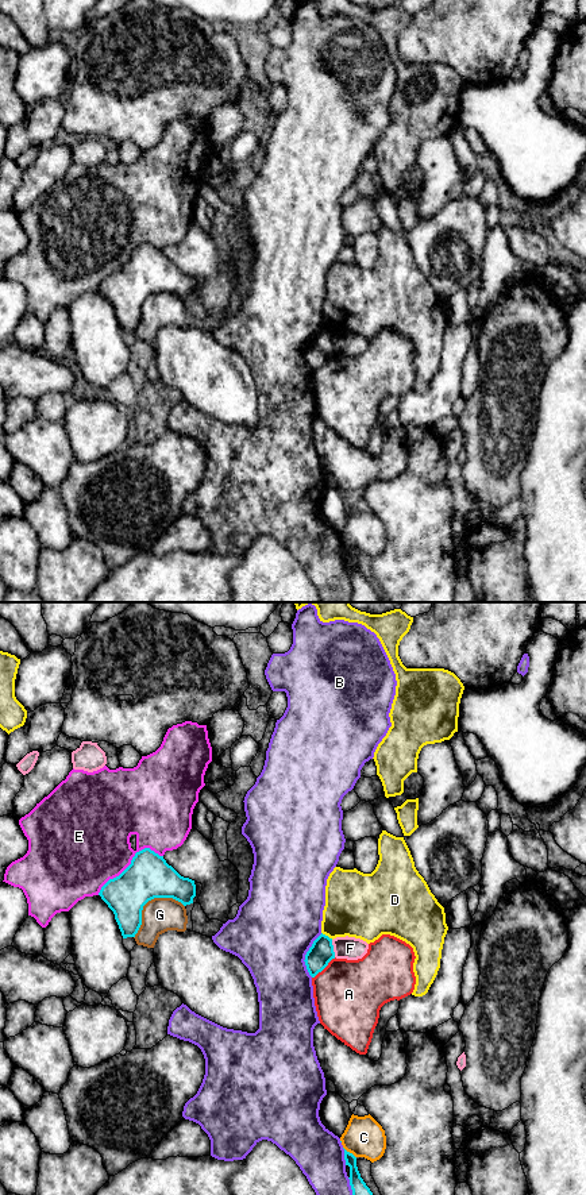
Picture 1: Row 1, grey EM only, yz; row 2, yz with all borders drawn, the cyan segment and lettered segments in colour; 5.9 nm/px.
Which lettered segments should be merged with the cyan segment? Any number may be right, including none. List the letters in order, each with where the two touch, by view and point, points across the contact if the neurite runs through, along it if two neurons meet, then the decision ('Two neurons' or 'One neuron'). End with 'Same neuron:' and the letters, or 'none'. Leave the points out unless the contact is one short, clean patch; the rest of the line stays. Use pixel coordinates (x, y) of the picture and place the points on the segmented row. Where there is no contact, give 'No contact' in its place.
A: Touches cyan at yz (323, 968). Two neurons
B: Touches cyan at yz (305, 955). Two neurons
C: Touches cyan at yz (349, 1152). Two neurons
D: Touches cyan at yz (327, 936). Two neurons
E: Touches cyan at yz (131, 863). Two neurons
F: Touches cyan at yz (332, 948). Boundary: yz (331, 940), (335, 956). Two neurons
G: Touches cyan at yz (147, 901). Two neurons
Same neuron: none

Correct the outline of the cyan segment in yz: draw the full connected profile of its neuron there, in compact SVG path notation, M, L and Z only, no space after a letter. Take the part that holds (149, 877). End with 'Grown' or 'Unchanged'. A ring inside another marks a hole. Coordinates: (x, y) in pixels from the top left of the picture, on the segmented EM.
M150 848L135 853L131 864L109 879L99 895L113 911L123 938L135 937L142 925L143 906L154 898L173 898L184 906L193 903L194 880L181 876Z. Unchanged

